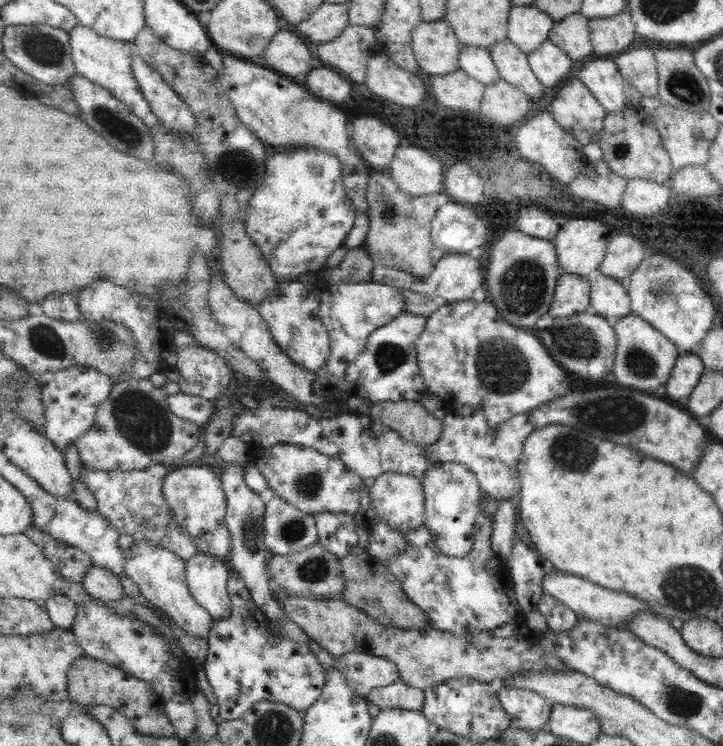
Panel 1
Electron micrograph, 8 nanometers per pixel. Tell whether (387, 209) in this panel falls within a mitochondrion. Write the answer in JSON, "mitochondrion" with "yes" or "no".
{"mitochondrion":"yes"}

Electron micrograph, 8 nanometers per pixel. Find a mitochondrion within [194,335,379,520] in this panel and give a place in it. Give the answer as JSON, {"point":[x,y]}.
{"point":[310,484]}

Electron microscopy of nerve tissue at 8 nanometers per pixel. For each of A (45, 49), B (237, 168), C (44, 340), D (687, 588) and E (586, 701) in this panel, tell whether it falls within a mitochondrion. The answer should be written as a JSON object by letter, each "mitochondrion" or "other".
{"A":"mitochondrion","B":"mitochondrion","C":"mitochondrion","D":"mitochondrion","E":"other"}

